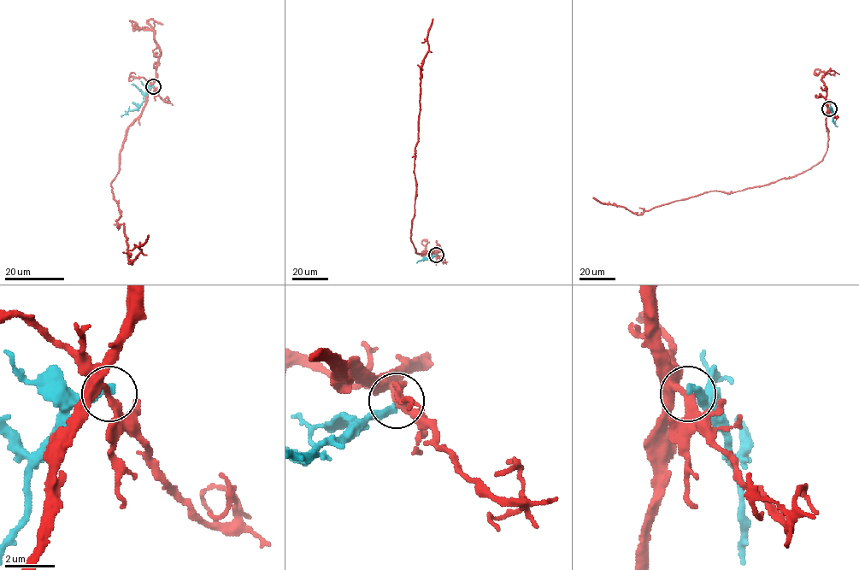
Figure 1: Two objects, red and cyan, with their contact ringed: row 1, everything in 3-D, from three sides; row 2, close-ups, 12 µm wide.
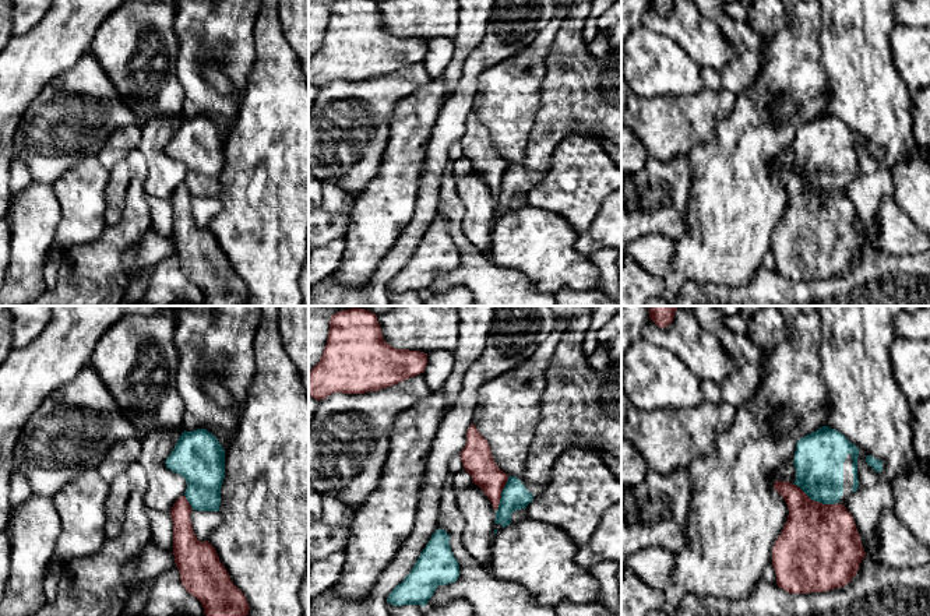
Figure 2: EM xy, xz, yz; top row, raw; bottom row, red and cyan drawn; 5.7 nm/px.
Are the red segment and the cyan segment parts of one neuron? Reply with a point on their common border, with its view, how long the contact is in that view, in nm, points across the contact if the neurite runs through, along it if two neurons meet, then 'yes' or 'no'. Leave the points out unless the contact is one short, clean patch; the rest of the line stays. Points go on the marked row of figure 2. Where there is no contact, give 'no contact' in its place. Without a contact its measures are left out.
contact yz (816, 502); length 300 nm; border yz (792, 484), (798, 485), (814, 500), (838, 503); no

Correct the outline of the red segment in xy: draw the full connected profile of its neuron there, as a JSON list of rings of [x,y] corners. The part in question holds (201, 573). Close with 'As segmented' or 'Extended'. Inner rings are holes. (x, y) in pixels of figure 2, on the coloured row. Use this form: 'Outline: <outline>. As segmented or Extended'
Outline: [[[186,496],[179,497],[170,510],[173,556],[183,587],[201,602],[205,616],[247,616],[249,602],[232,582],[215,548],[197,539],[191,510]]]. As segmented

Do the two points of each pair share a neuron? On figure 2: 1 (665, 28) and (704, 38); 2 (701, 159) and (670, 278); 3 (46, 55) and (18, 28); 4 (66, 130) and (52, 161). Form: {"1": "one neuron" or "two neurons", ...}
{"1": "one neuron", "2": "one neuron", "3": "two neurons", "4": "one neuron"}

